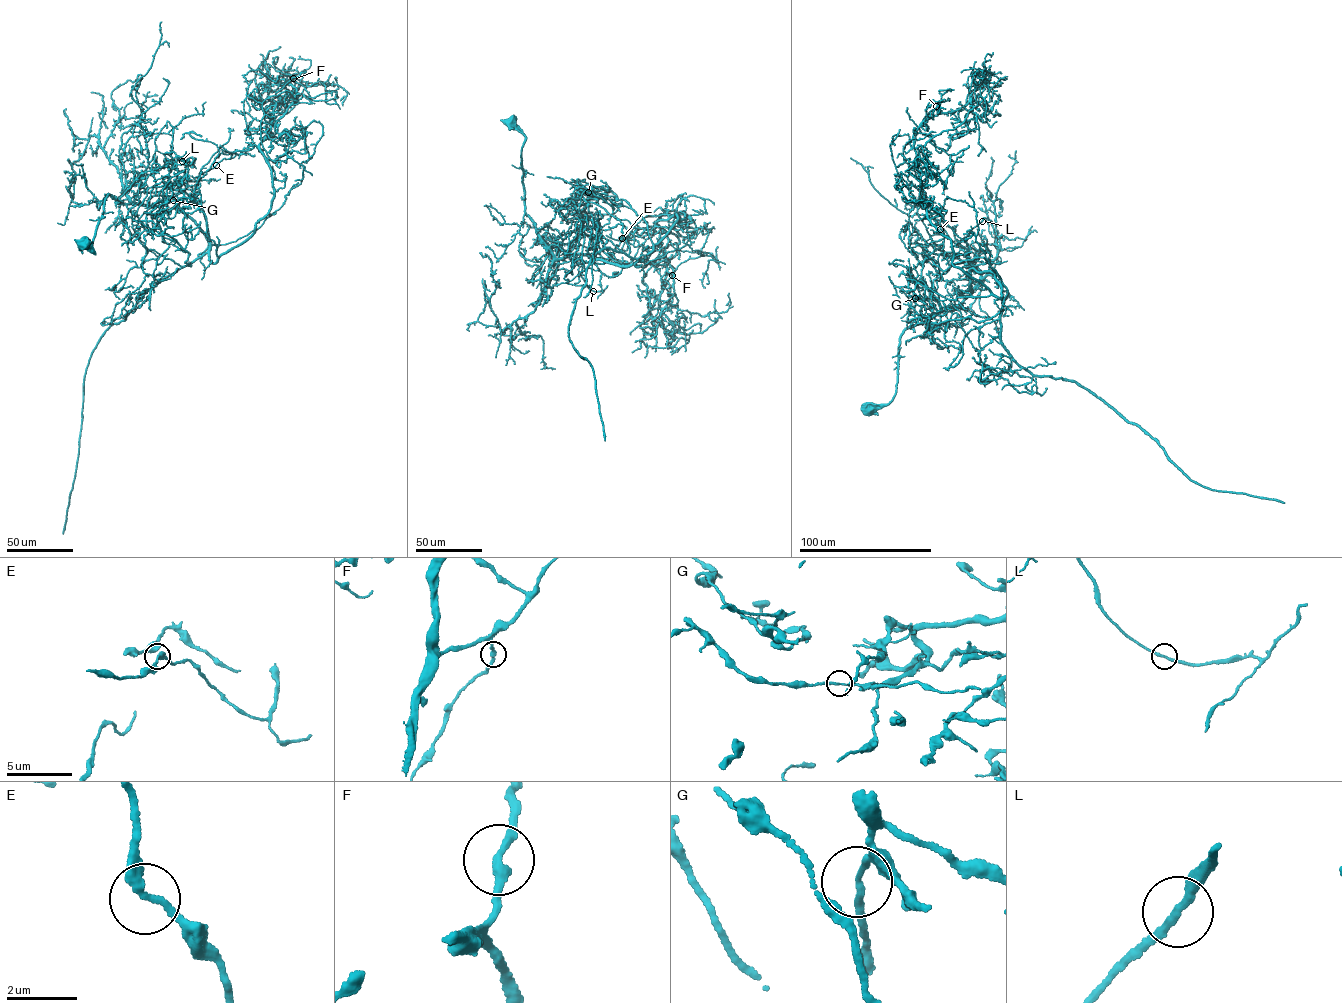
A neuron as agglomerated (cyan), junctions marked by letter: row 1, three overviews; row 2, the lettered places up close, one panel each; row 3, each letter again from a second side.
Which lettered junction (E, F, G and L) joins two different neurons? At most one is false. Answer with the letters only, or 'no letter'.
no letter

